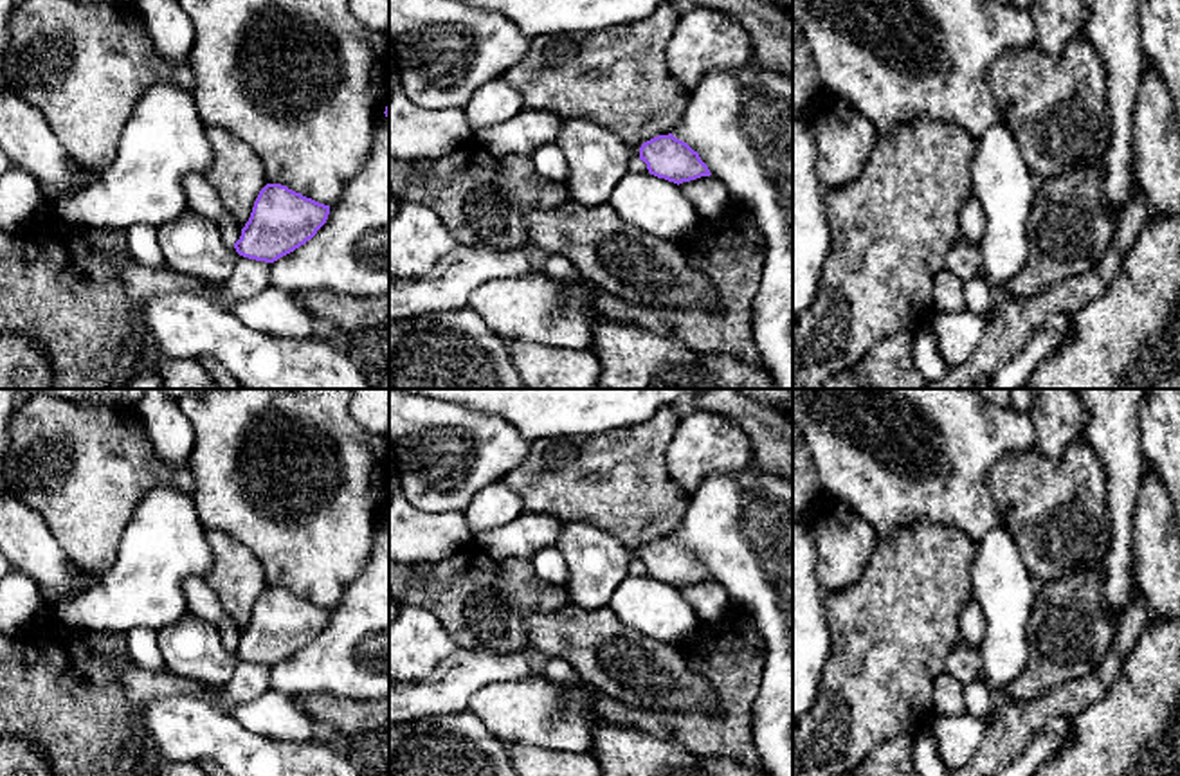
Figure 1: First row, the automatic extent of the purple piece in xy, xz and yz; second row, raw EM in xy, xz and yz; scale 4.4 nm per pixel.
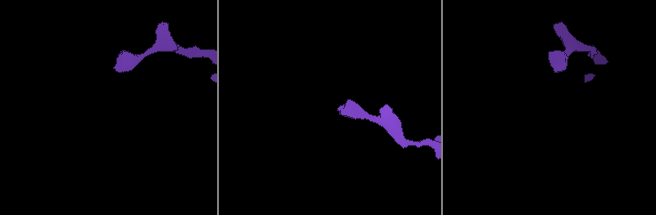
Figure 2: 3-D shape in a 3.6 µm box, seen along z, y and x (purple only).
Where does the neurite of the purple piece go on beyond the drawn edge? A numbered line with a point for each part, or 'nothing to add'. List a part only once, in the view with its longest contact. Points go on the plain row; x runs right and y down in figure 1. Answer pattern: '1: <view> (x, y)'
1: xz (599, 562)

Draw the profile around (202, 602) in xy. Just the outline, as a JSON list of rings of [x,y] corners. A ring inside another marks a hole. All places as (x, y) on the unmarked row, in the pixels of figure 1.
[[[189,576],[184,582],[184,592],[187,612],[211,623],[220,632],[223,645],[234,648],[240,643],[241,634],[236,623],[225,614],[218,596],[205,580],[202,576]]]

